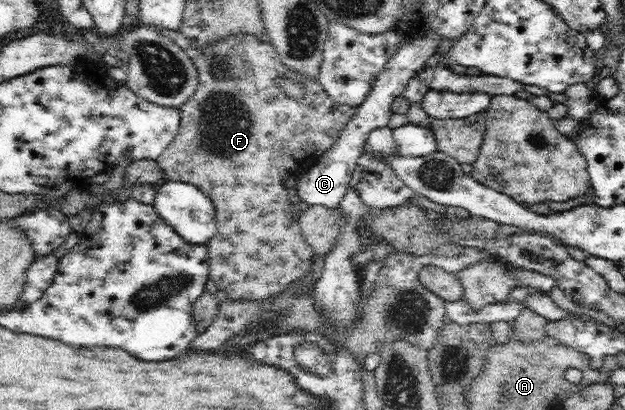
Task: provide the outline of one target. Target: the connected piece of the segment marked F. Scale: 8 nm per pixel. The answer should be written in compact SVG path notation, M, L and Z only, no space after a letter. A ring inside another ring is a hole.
M239 33L238 35L226 36L224 39L218 40L215 43L209 43L204 47L199 47L198 50L194 49L192 51L192 61L198 72L196 92L185 102L185 105L179 108L180 128L178 134L171 141L171 144L165 148L165 151L159 156L156 162L161 170L163 170L166 180L194 184L213 201L214 207L216 208L216 236L213 236L206 243L209 257L210 279L215 282L218 288L224 290L231 301L260 301L261 299L282 293L291 282L295 282L301 276L305 276L308 272L311 272L311 266L313 266L316 258L313 249L307 244L305 237L301 235L300 222L297 216L292 216L291 211L289 211L291 210L293 202L289 200L283 181L291 172L301 172L313 160L316 162L319 161L325 155L325 152L329 151L329 148L331 148L337 138L339 138L339 135L341 135L341 132L347 126L347 122L357 114L357 107L334 102L318 80L309 78L304 74L299 74L292 68L285 66L276 53L274 45L267 40L261 41L257 35ZM281 76L285 76L301 84L305 91L301 100L289 98L275 84L275 79Z

